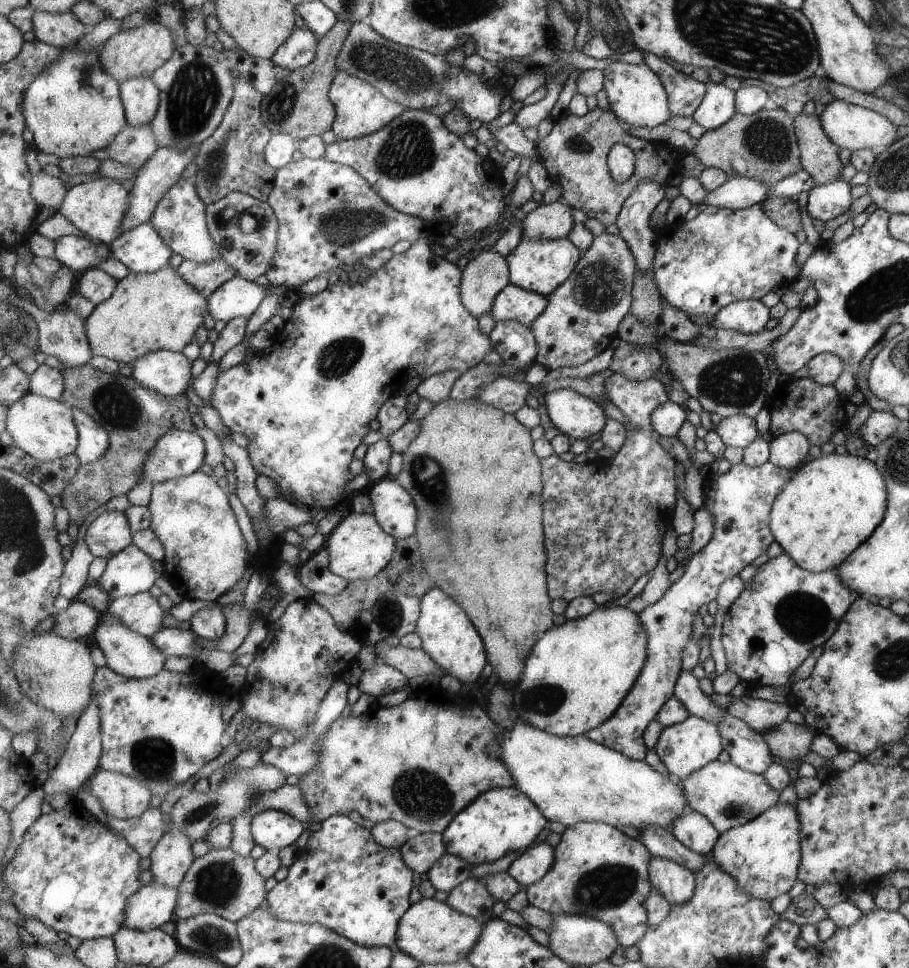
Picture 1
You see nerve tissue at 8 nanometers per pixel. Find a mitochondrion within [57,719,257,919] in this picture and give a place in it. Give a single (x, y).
(217, 882)

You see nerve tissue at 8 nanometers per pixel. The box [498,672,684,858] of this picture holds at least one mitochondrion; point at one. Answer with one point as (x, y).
(543, 700)

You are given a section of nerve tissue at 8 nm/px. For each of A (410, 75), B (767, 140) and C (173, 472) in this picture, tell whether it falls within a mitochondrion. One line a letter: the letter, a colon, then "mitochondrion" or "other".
A: mitochondrion
B: mitochondrion
C: other

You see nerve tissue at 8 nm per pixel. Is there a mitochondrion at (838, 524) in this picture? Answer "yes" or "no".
no

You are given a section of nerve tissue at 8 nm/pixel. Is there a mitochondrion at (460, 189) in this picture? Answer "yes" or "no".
no

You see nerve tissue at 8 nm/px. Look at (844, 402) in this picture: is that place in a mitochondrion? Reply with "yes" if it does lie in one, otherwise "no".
no

